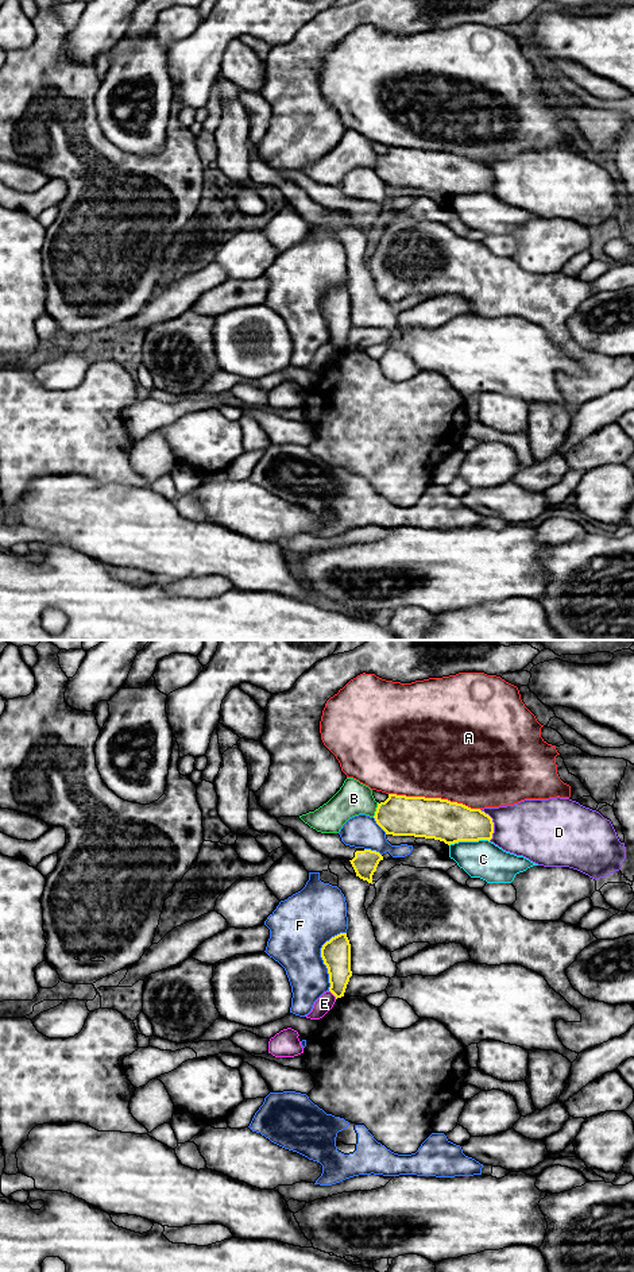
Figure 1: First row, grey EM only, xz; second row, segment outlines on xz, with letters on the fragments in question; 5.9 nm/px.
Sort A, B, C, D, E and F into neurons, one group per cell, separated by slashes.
A / B / C / D / E / F

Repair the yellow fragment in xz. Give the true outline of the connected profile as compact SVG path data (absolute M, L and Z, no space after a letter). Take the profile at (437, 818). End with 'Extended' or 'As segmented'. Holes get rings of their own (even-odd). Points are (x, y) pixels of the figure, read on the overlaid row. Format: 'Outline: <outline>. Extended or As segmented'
Outline: M388 794L384 802L378 803L374 818L386 834L434 839L448 845L459 841L490 841L494 833L494 822L488 814L441 798Z. As segmented

